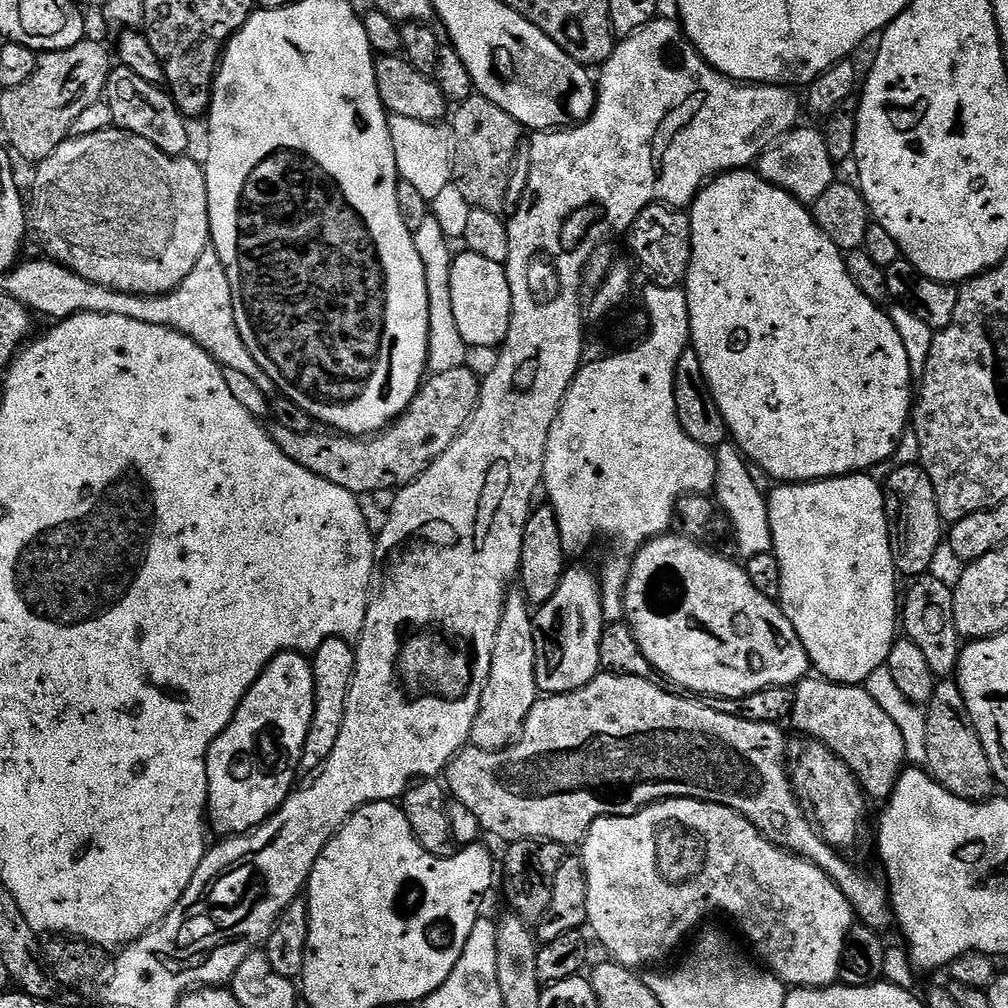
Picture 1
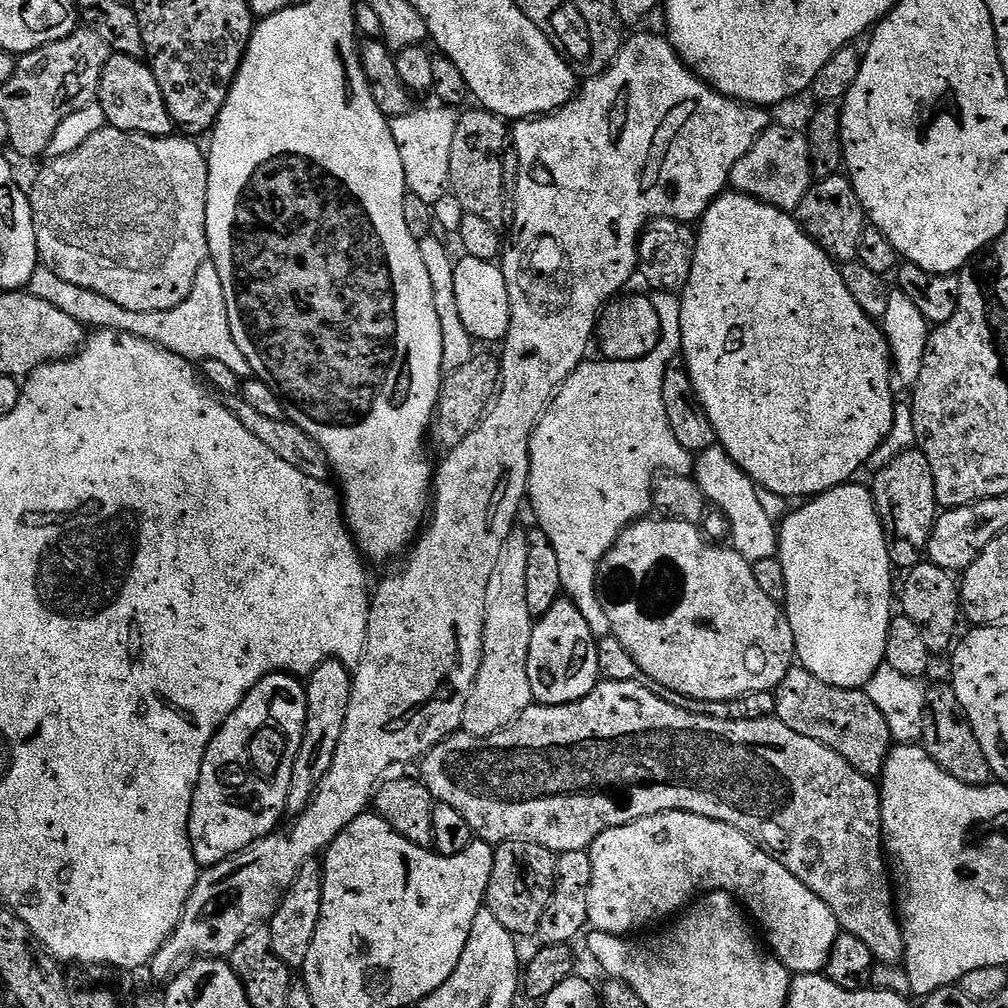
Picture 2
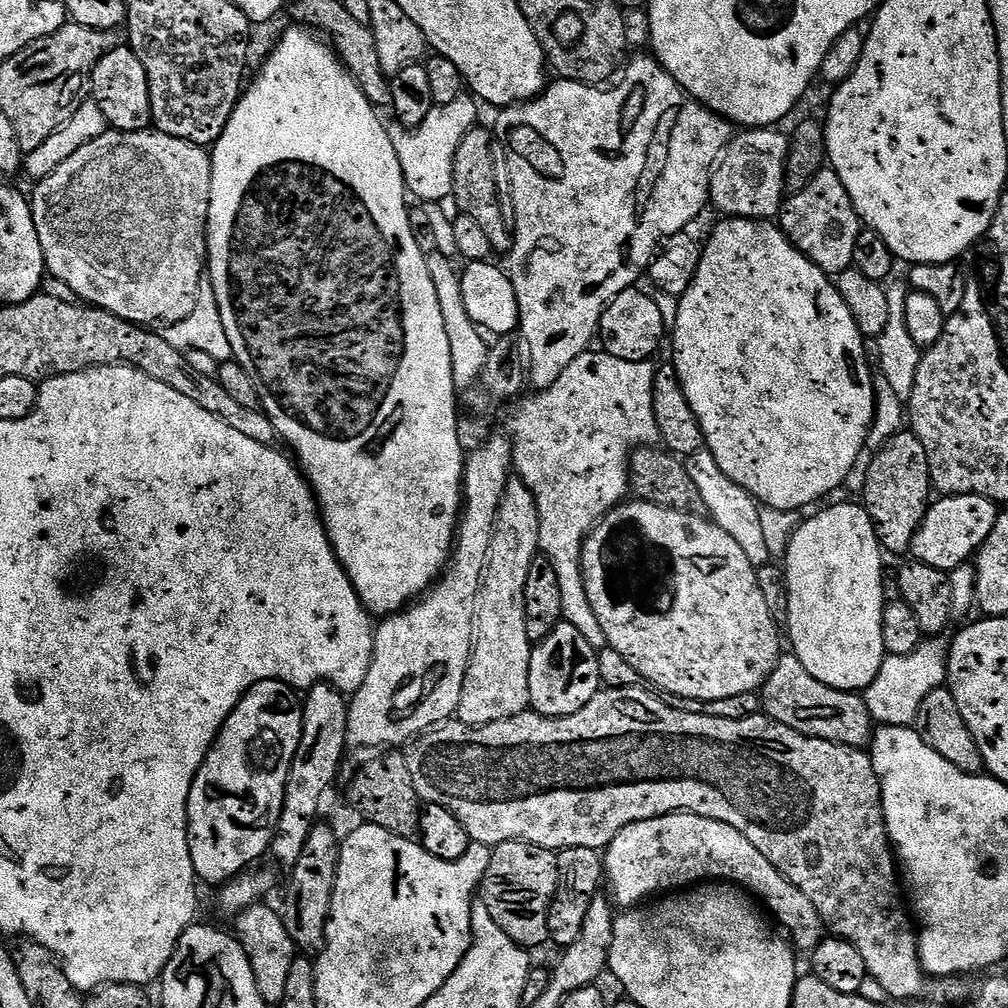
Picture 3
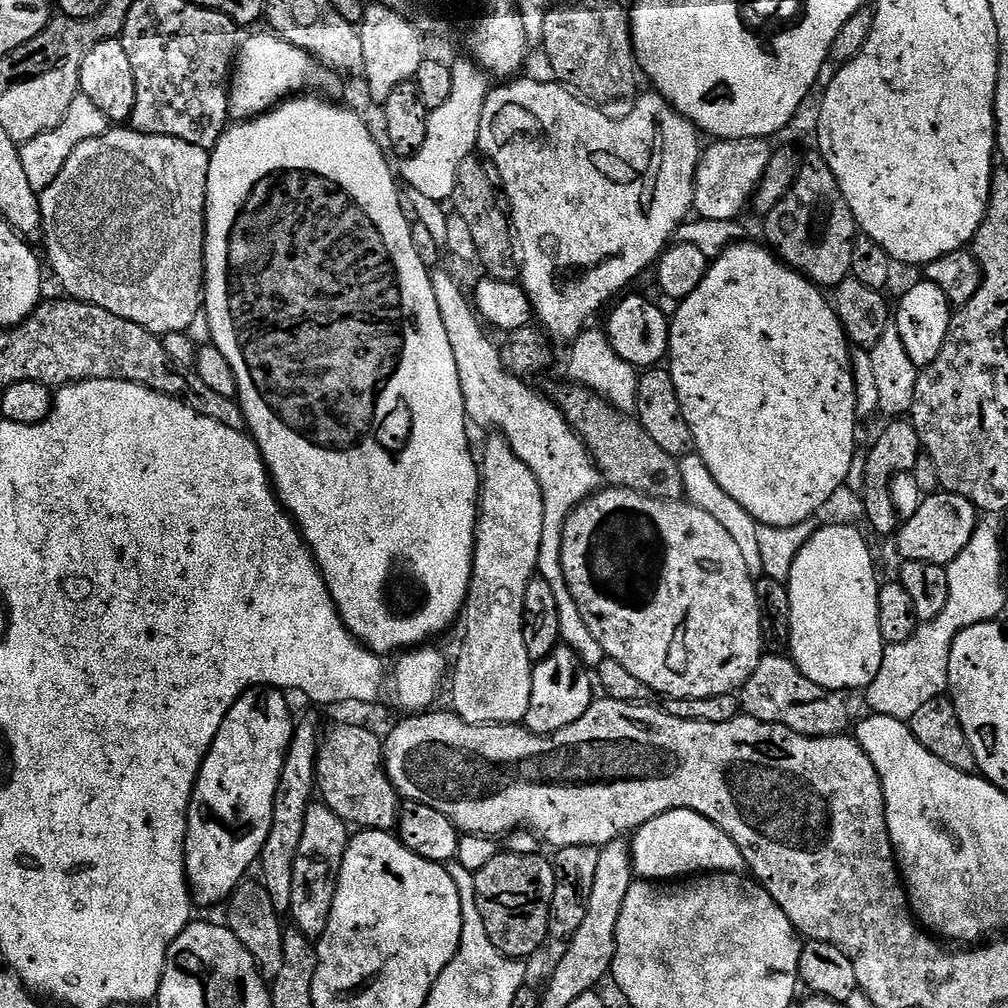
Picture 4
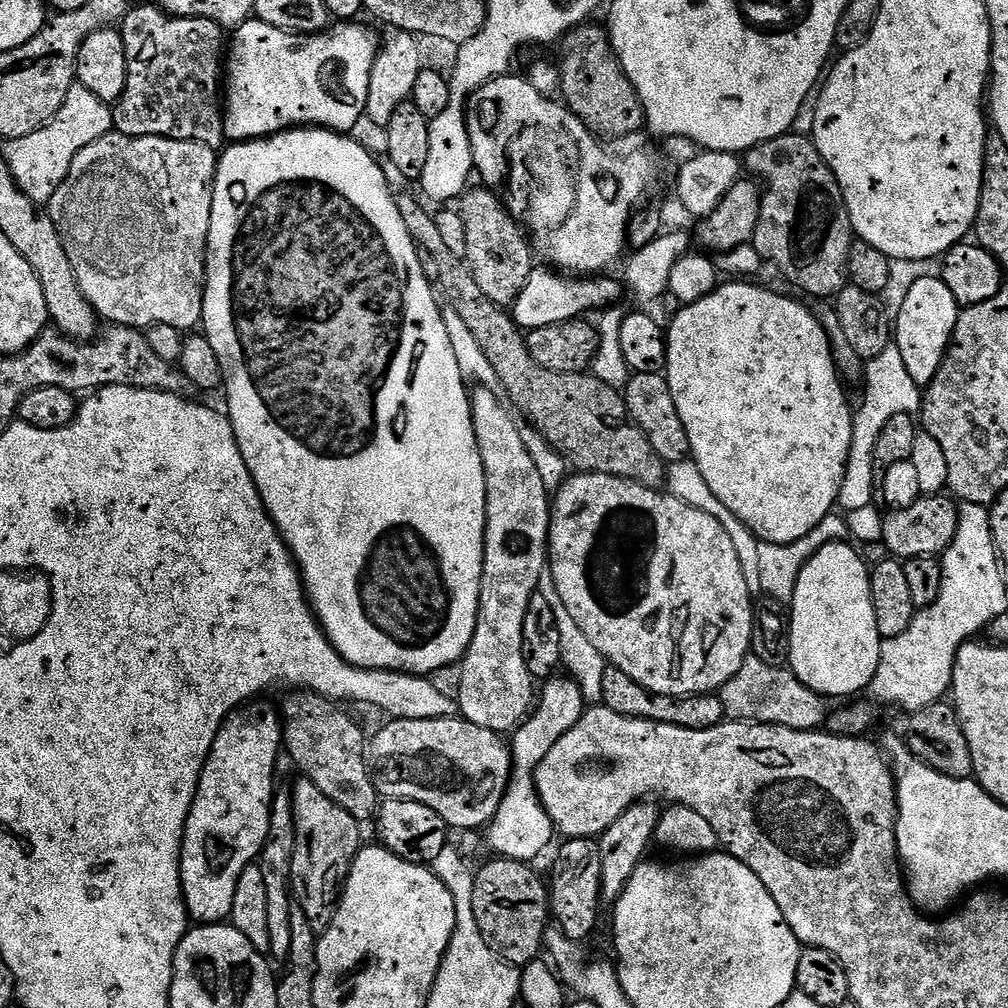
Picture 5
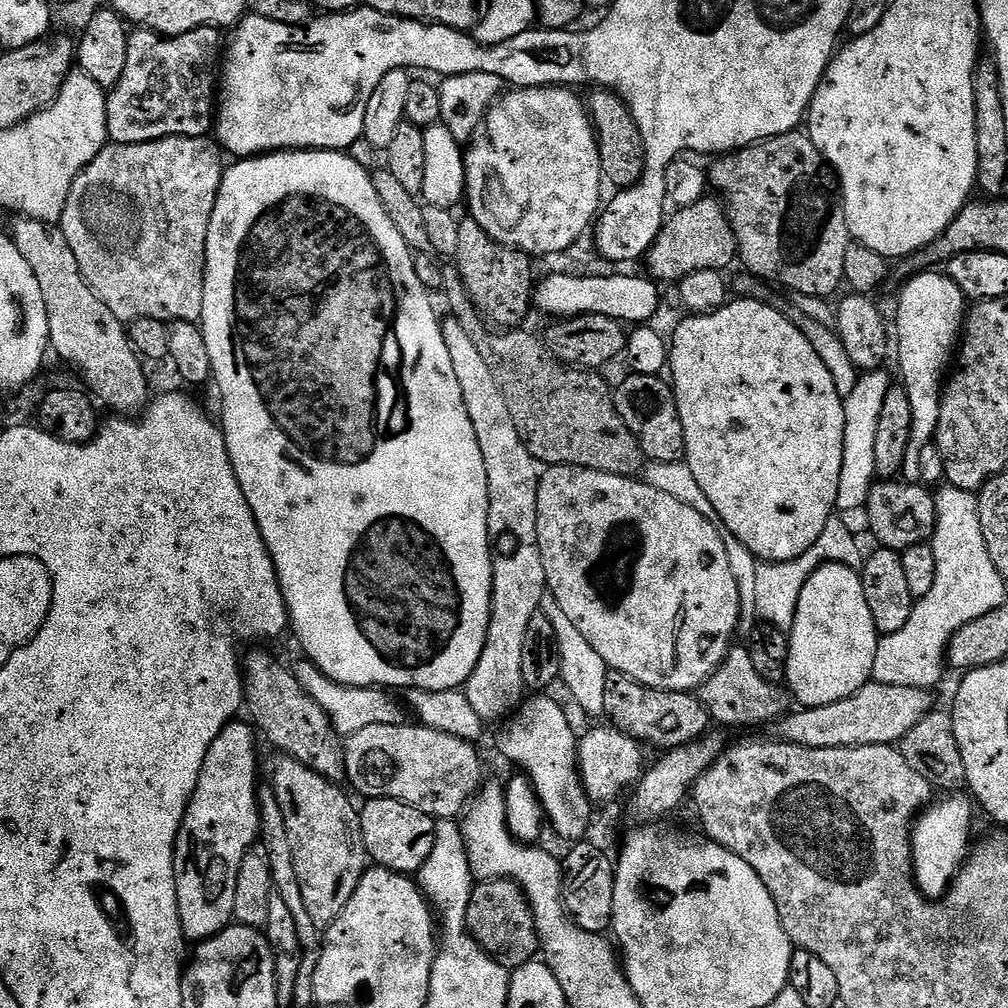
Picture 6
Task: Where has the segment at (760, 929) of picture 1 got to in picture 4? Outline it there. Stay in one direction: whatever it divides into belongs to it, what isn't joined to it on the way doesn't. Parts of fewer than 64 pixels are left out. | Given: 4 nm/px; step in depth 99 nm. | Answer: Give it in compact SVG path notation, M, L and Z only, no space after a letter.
M670 810L650 818L642 827L636 829L631 837L632 871L639 879L653 882L676 882L681 878L691 878L697 874L713 872L745 871L742 850L722 829L714 826L710 818L702 818L694 810Z

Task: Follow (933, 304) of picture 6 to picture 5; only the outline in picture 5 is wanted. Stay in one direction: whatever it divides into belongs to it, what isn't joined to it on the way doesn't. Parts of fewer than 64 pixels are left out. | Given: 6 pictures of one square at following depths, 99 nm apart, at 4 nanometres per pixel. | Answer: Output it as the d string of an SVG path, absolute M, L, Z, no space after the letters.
M939 275L924 276L909 286L908 293L900 304L900 313L897 316L895 313L894 316L894 343L898 346L898 350L902 350L906 370L916 384L927 386L934 378L944 357L944 351L952 341L954 326L961 311L954 294L950 294L946 282L942 282Z

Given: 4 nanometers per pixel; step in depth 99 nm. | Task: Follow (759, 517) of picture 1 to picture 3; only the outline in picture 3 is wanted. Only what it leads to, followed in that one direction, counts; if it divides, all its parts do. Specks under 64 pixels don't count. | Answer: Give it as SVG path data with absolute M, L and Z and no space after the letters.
M705 447L699 448L694 454L686 457L684 468L690 474L694 486L698 486L703 511L707 513L712 523L718 525L722 530L726 530L726 534L730 534L730 538L734 538L734 542L738 542L738 546L742 546L746 558L750 558L750 562L756 569L769 563L773 557L770 550L766 550L766 534L762 530L762 522L758 518L761 509L758 501L746 490L742 490L742 486L738 486L738 482L730 482L730 478L726 478L726 473L722 470L722 466L718 466L714 454L710 454Z

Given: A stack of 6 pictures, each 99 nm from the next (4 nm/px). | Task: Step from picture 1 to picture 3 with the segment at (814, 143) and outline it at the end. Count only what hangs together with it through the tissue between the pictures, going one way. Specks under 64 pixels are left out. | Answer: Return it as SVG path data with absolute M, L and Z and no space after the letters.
M775 127L741 131L728 145L712 174L710 204L728 218L772 222L784 206L789 137Z

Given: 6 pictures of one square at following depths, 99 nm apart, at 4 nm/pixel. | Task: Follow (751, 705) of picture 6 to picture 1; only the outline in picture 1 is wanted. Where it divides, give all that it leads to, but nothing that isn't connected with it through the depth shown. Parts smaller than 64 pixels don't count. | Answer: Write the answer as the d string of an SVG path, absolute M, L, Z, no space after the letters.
M805 678L795 685L792 692L790 724L800 731L801 737L825 744L839 760L844 762L864 789L865 797L872 799L873 796L874 799L880 800L879 802L887 801L892 795L900 773L906 767L902 733L898 730L898 726L894 726L892 719L882 711L882 706L878 706L878 702L874 702L874 698L870 698L864 687L855 684L836 684L833 680L823 678L812 679Z

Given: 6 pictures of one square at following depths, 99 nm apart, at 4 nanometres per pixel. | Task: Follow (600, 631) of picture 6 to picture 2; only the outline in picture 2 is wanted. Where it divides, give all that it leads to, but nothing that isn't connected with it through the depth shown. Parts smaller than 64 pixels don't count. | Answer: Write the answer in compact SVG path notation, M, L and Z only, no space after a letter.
M645 518L636 521L630 527L625 528L622 535L616 539L612 549L602 558L600 563L600 601L607 617L610 618L612 635L626 646L630 658L638 662L638 666L647 676L654 678L666 690L674 690L683 696L698 698L699 700L736 700L751 692L771 692L786 678L786 674L796 660L796 643L794 642L794 630L790 630L790 622L785 609L779 604L770 602L766 594L758 586L757 580L752 573L752 564L742 554L738 554L731 546L719 548L718 545L708 545L697 525L681 520L669 520L667 518Z

